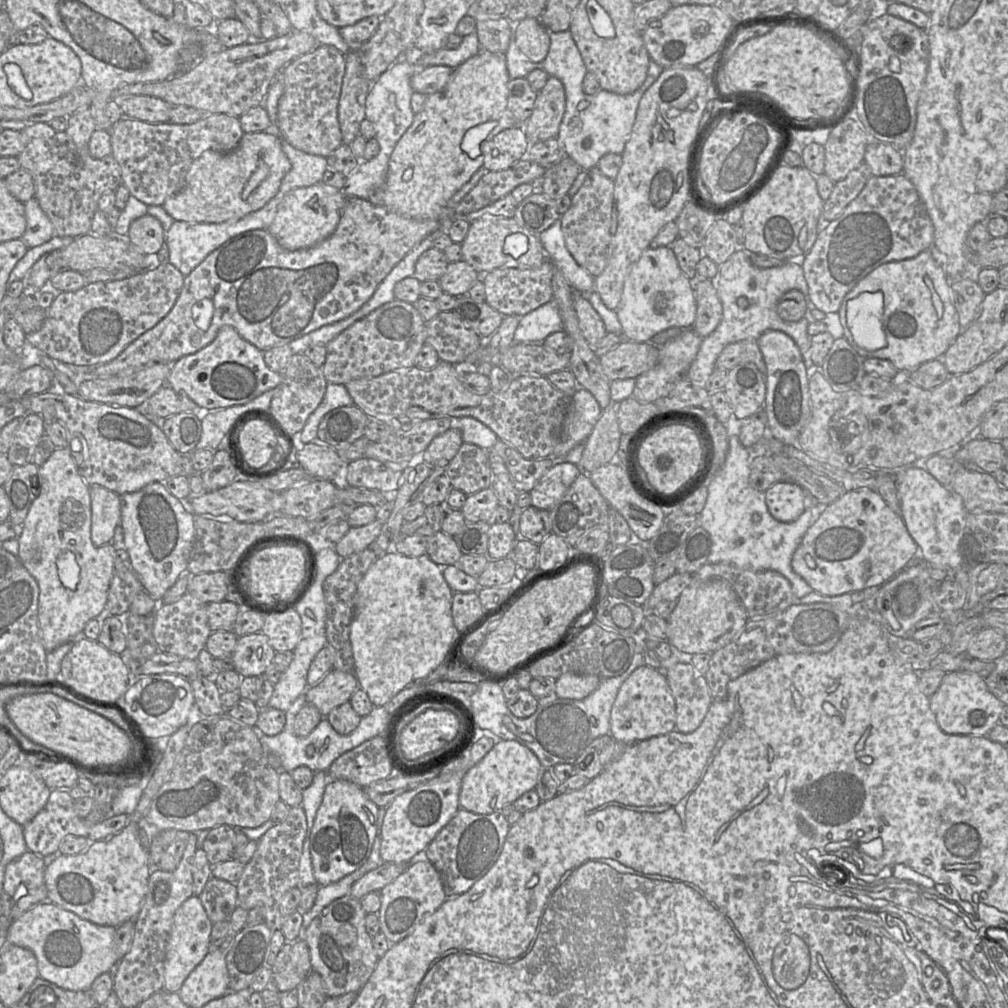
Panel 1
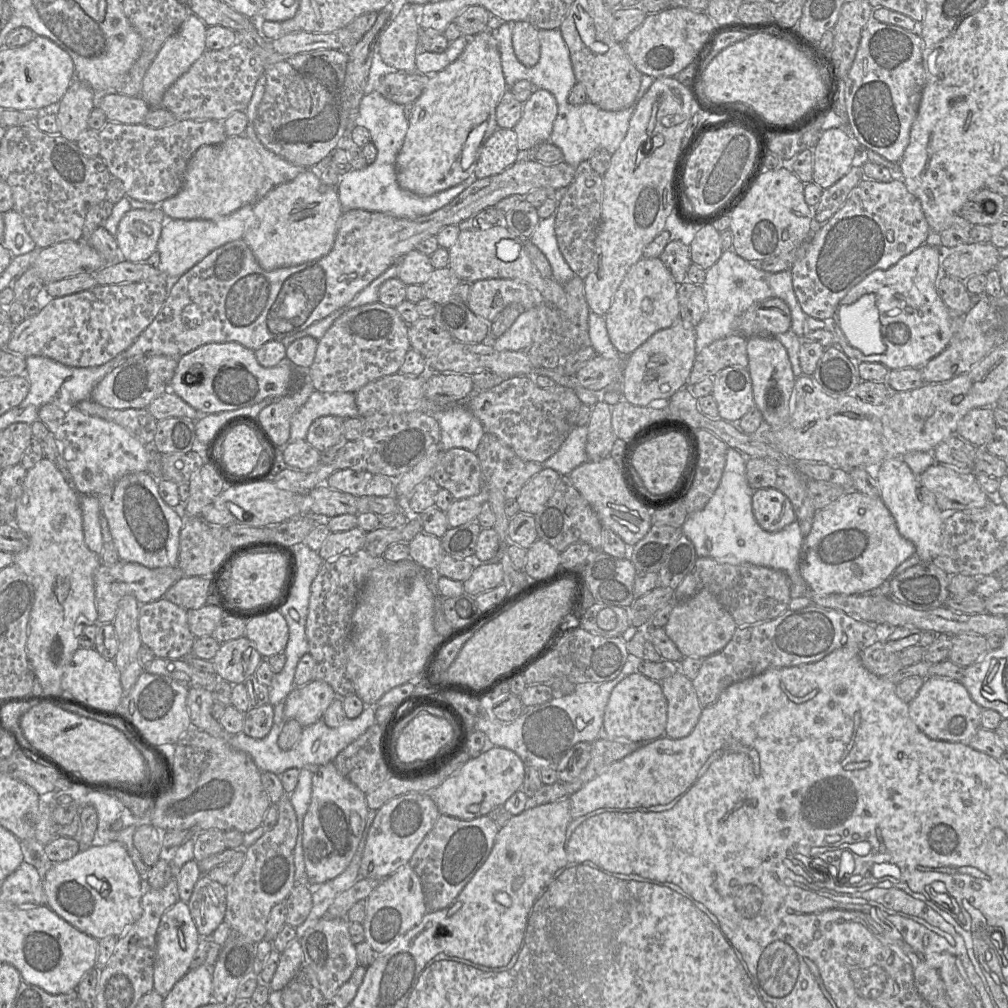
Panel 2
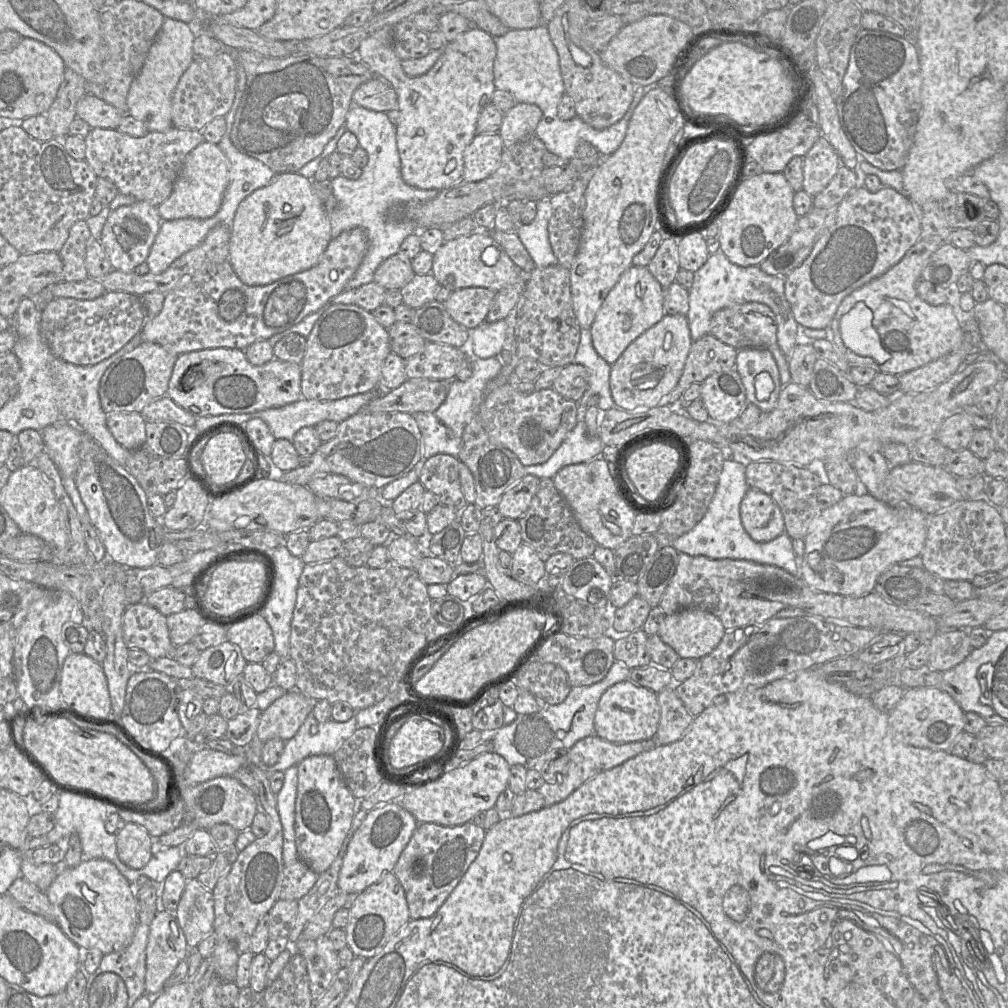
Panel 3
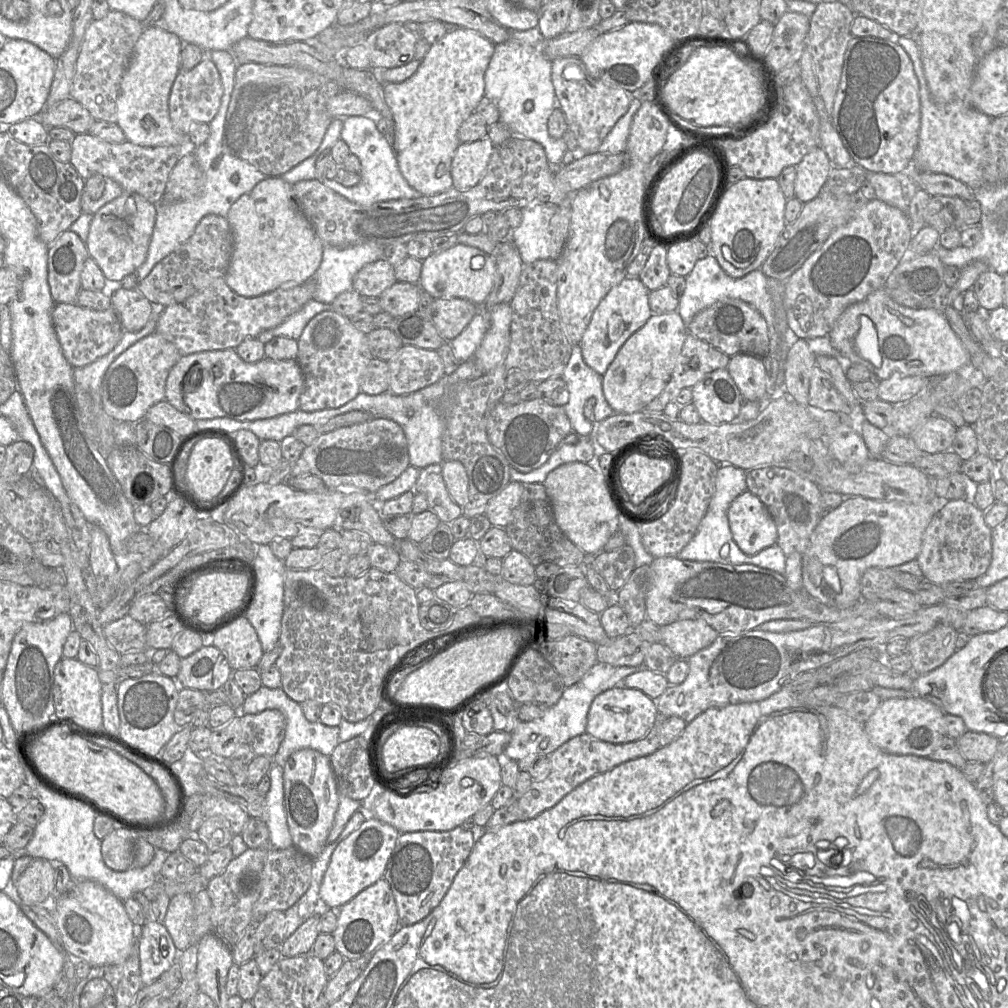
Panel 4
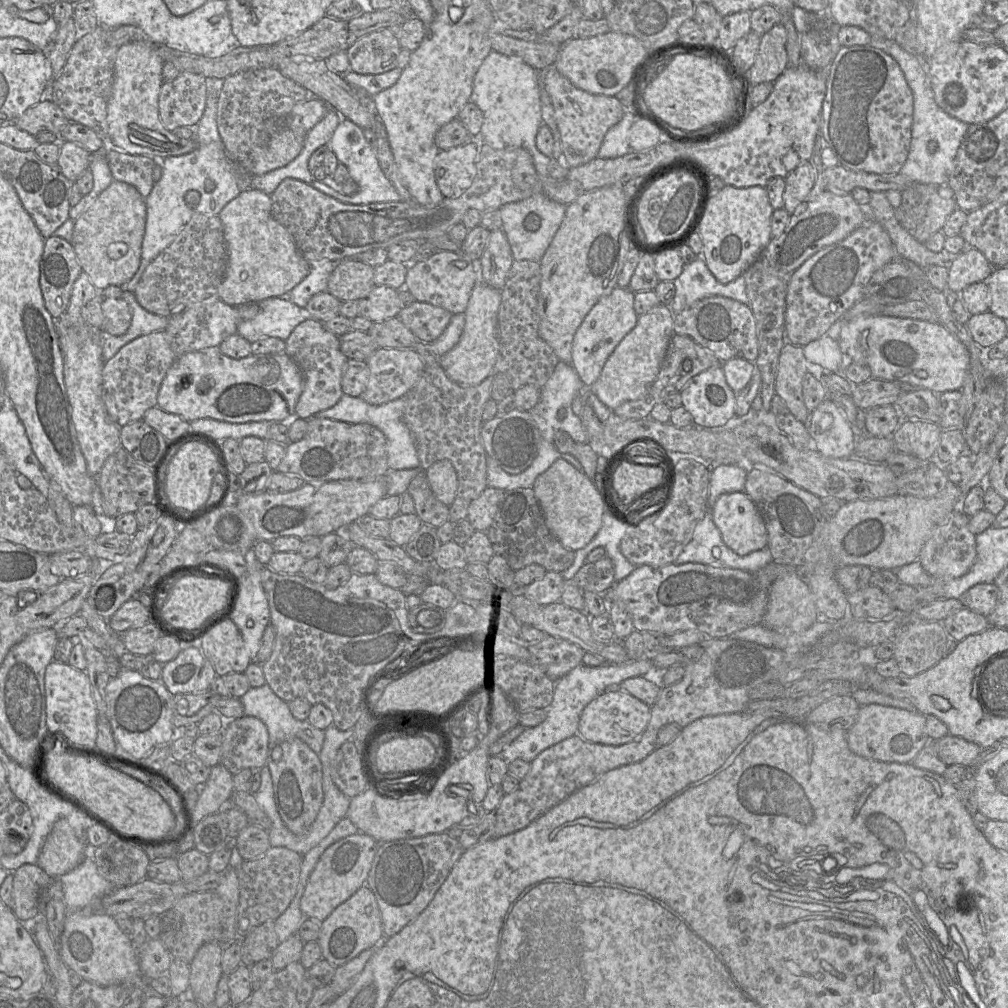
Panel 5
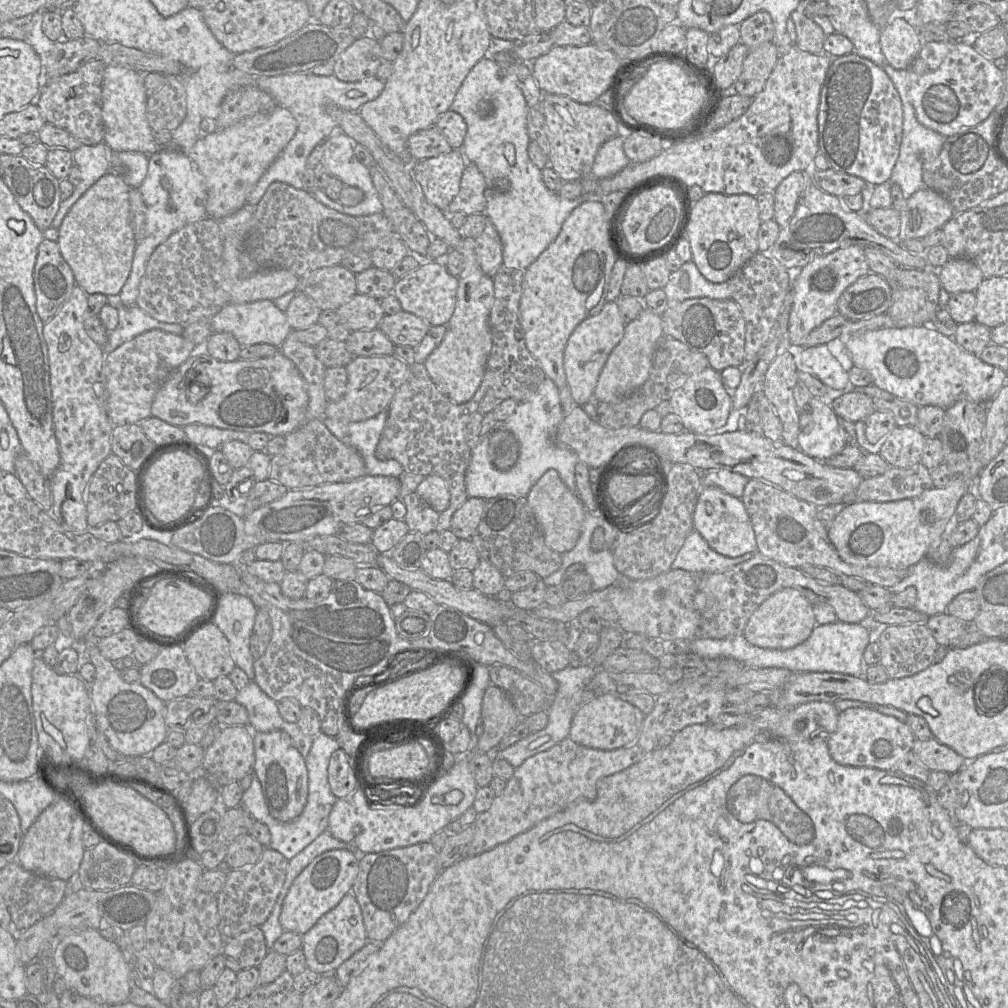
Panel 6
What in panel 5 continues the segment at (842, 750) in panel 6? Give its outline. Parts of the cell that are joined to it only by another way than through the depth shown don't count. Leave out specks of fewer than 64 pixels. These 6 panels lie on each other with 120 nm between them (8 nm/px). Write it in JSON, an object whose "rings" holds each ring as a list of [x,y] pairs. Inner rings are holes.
{"rings":[[[868,704],[861,706],[859,713],[857,715],[855,723],[850,727],[850,729],[847,731],[847,742],[850,750],[863,758],[867,759],[872,759],[872,760],[877,760],[877,761],[882,761],[882,762],[896,762],[896,763],[910,763],[916,755],[927,745],[931,742],[930,737],[927,734],[926,731],[926,721],[925,721],[925,715],[930,715],[930,714],[922,714],[918,712],[917,710],[915,711],[908,711],[903,708],[897,708],[897,707],[892,707],[892,706],[885,706],[881,704]]]}

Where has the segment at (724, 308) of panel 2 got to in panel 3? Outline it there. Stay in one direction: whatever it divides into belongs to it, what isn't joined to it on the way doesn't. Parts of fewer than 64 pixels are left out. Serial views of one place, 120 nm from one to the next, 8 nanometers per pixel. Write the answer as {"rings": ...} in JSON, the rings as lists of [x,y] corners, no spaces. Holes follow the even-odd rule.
{"rings":[[[721,249],[715,254],[709,255],[703,266],[694,272],[693,283],[689,289],[689,310],[685,316],[688,320],[692,340],[695,341],[709,333],[711,318],[717,311],[731,305],[747,302],[765,304],[773,311],[777,324],[777,343],[786,361],[787,372],[790,375],[788,366],[791,355],[797,346],[796,339],[799,324],[796,322],[791,306],[785,296],[785,277],[769,275],[759,265],[738,266],[729,261]]]}

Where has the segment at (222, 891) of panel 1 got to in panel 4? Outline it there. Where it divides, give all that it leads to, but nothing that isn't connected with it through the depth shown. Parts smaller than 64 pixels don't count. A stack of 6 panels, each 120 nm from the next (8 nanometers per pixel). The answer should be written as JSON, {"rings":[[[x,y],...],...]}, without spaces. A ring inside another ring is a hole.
{"rings":[[[178,894],[171,898],[163,923],[179,952],[194,944],[193,895]]]}

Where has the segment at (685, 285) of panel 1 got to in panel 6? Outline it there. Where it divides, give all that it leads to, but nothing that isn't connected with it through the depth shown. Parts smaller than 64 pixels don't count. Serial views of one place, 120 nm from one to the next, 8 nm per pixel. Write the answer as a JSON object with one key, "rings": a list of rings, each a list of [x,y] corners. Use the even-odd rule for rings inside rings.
{"rings":[[[606,301],[598,312],[582,320],[570,334],[564,349],[563,365],[571,395],[577,405],[583,406],[593,398],[601,370],[621,340],[625,324],[617,301]]]}

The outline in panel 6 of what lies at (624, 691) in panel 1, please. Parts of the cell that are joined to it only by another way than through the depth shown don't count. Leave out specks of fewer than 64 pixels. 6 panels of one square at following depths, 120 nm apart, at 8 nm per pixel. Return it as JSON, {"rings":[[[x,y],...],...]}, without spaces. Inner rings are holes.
{"rings":[[[605,694],[595,697],[584,703],[573,717],[569,737],[574,742],[583,746],[615,750],[633,743],[642,728],[645,714],[614,694]]]}

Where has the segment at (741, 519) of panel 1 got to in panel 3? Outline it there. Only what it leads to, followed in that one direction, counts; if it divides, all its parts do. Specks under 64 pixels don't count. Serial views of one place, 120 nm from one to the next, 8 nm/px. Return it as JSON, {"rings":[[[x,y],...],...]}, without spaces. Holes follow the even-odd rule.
{"rings":[[[727,455],[716,492],[705,515],[690,531],[672,538],[672,546],[677,551],[691,556],[706,556],[710,559],[748,560],[760,564],[774,565],[800,578],[800,571],[795,560],[793,540],[786,532],[772,541],[761,543],[754,541],[742,525],[740,505],[749,489],[751,489],[746,479],[746,466]]]}

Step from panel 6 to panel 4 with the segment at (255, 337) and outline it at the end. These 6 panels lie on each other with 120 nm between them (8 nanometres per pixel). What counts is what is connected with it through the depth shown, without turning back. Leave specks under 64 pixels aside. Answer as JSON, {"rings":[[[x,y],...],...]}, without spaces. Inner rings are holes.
{"rings":[[[310,300],[298,312],[289,316],[277,327],[263,331],[257,339],[264,344],[277,337],[298,340],[309,321],[327,309],[329,309],[328,304]]]}

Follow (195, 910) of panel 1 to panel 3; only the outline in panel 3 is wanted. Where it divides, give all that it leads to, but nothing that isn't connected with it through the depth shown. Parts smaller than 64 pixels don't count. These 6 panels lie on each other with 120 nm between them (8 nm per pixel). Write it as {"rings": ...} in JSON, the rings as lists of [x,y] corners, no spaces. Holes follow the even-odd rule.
{"rings":[[[159,909],[150,925],[145,987],[151,996],[164,990],[166,981],[191,949],[174,913]]]}

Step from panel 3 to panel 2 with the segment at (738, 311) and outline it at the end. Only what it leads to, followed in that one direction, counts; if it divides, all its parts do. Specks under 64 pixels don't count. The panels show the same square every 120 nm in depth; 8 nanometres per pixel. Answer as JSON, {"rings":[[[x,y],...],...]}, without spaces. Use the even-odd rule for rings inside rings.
{"rings":[[[769,298],[754,303],[741,313],[734,322],[734,333],[746,338],[767,335],[775,336],[790,330],[791,313],[780,298]]]}

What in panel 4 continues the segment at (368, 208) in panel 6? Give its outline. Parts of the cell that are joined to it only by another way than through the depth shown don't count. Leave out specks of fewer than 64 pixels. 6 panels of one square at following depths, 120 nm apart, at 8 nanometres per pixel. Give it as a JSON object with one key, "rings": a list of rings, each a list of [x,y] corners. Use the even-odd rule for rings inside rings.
{"rings":[[[365,116],[344,118],[340,140],[343,140],[348,145],[351,154],[358,157],[361,163],[361,180],[353,187],[345,187],[335,180],[318,179],[327,188],[355,204],[364,206],[390,200],[422,197],[421,193],[410,187],[404,179],[393,148],[387,137],[378,130],[376,123],[372,119]]]}

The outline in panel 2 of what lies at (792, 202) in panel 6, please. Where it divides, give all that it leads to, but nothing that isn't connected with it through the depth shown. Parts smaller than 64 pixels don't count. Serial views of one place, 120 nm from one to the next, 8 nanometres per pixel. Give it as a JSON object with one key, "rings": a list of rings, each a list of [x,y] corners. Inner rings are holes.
{"rings":[[[832,127],[822,133],[813,151],[813,175],[812,181],[823,190],[829,188],[839,179],[841,179],[853,165],[858,147],[861,145],[855,137],[849,137],[841,128]]]}

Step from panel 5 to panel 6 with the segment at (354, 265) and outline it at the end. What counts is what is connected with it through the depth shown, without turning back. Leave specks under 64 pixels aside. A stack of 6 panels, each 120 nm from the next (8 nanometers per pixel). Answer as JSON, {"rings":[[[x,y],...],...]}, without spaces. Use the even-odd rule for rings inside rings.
{"rings":[[[340,264],[325,267],[300,276],[296,291],[309,296],[322,312],[336,310],[357,294],[356,276]]]}

